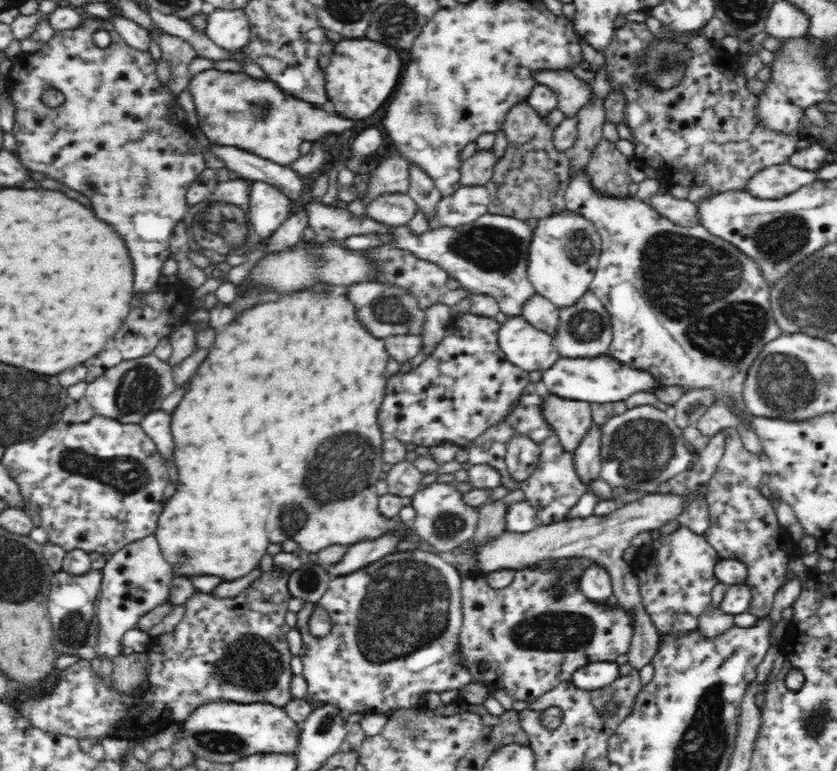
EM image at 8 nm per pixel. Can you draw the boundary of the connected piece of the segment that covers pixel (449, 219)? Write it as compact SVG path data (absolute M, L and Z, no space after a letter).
M464 186L457 188L453 196L444 197L436 204L434 216L428 219L430 229L446 225L462 227L480 216L487 214L489 199L492 197L485 186Z

